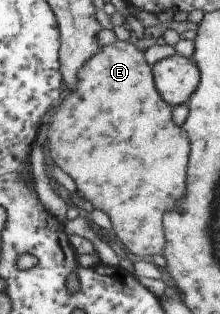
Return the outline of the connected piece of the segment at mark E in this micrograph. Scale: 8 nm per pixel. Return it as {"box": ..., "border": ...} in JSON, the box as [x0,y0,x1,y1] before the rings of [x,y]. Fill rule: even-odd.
{"box":[47,40,189,260],"border":[[[131,40],[118,41],[110,45],[101,47],[94,55],[91,55],[78,70],[78,83],[74,91],[62,92],[61,98],[50,115],[50,121],[47,128],[47,152],[54,164],[58,166],[65,174],[68,174],[75,183],[76,190],[81,192],[83,196],[92,203],[95,209],[100,209],[108,216],[114,236],[116,236],[121,244],[125,246],[128,254],[135,255],[137,258],[150,260],[154,254],[160,254],[162,251],[163,227],[161,216],[167,210],[167,206],[171,206],[171,202],[175,200],[173,196],[181,196],[185,190],[185,164],[187,164],[187,154],[189,154],[189,146],[187,146],[187,138],[183,136],[183,132],[179,130],[179,126],[171,120],[170,106],[159,96],[155,90],[152,77],[152,67],[145,63],[143,59],[143,51],[136,47]]]}

